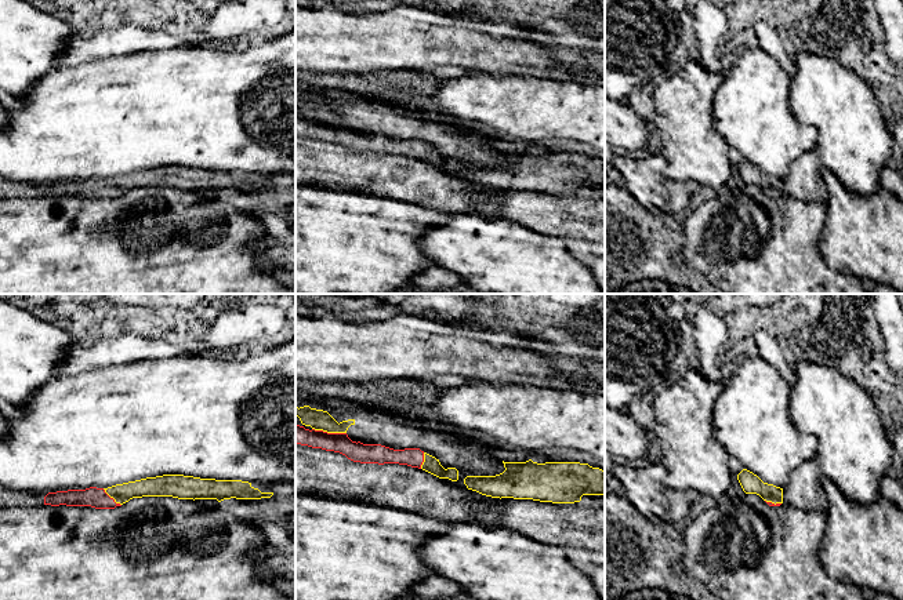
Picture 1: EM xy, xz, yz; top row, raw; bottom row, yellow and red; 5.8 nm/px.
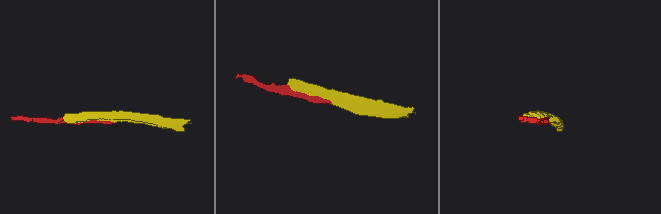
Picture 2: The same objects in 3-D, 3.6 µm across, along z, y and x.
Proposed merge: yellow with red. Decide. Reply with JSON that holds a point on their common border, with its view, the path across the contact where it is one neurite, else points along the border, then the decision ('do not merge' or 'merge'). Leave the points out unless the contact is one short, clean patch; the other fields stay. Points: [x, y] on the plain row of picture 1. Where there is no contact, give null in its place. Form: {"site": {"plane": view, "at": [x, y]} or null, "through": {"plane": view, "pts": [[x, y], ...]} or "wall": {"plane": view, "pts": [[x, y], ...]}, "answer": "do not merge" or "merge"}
{"site": {"plane": "xz", "at": [329, 123]}, "answer": "merge"}

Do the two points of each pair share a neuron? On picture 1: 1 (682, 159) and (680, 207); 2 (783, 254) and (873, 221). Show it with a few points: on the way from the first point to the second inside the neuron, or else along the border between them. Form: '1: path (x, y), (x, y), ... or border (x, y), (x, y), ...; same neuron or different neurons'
1: border (663, 155), (666, 160), (664, 173), (684, 182); different neurons
2: border (824, 210), (818, 248), (822, 258), (836, 269); different neurons

